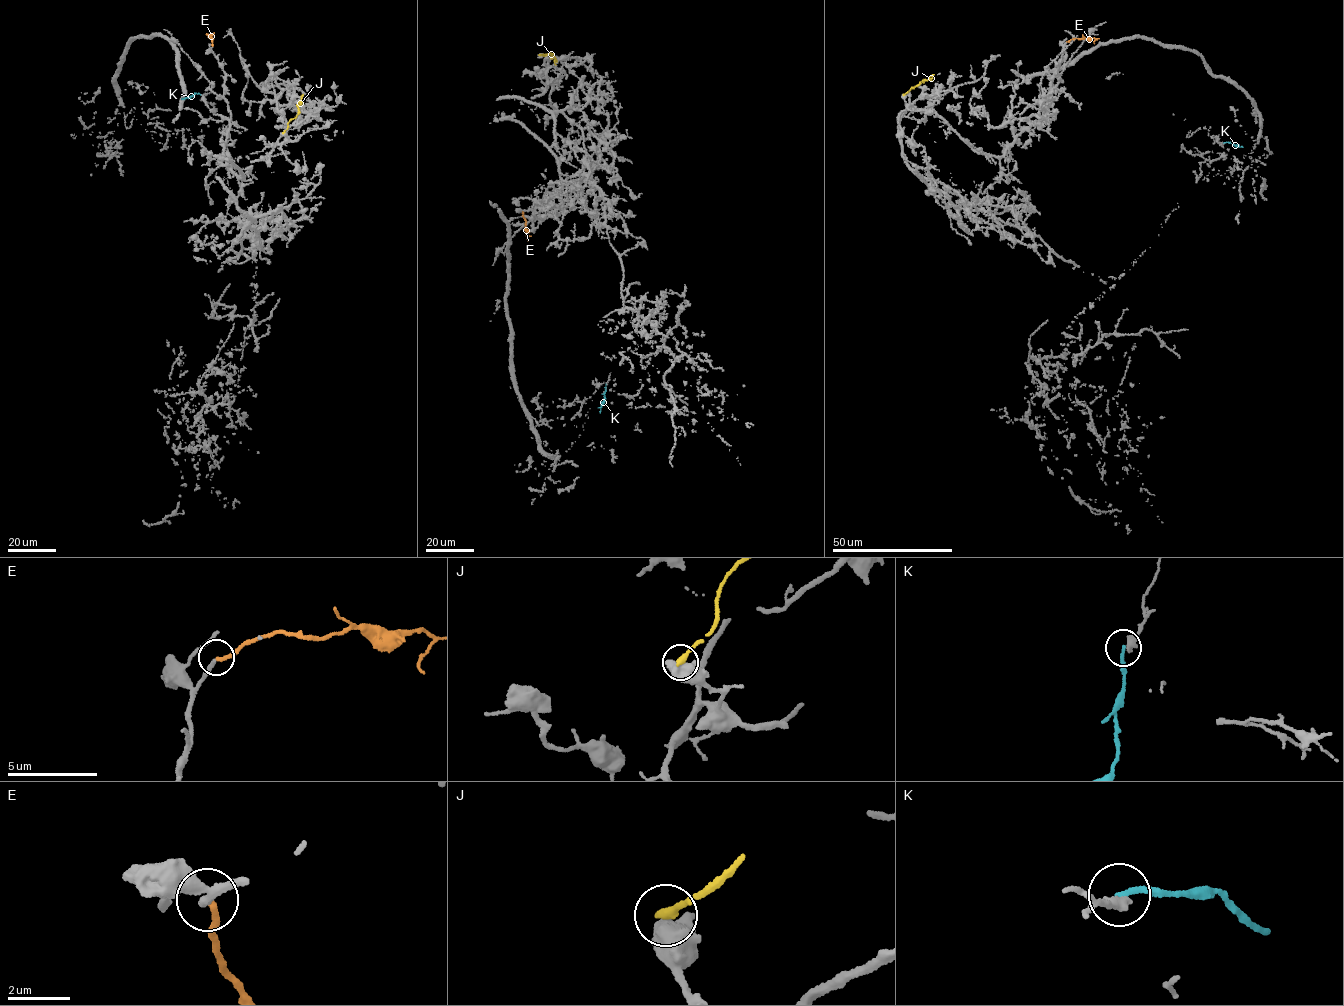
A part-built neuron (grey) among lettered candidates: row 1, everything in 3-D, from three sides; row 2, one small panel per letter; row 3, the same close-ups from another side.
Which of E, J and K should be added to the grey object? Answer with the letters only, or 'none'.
E

